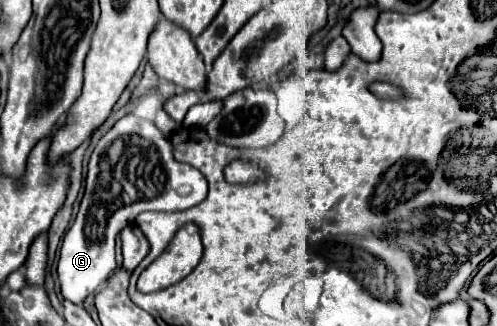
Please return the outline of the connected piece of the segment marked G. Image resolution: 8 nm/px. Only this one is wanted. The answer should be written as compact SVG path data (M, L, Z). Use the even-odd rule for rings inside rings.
M127 115L107 131L91 159L85 179L85 195L79 205L79 213L63 237L61 259L57 265L61 295L81 305L87 295L101 287L115 265L115 237L117 233L135 221L143 211L185 211L199 205L207 197L205 177L191 165L179 163L173 157L169 137L161 133L153 123ZM113 143L123 143L121 159L111 155ZM147 175L147 177L145 177ZM153 175L153 177L149 177Z

